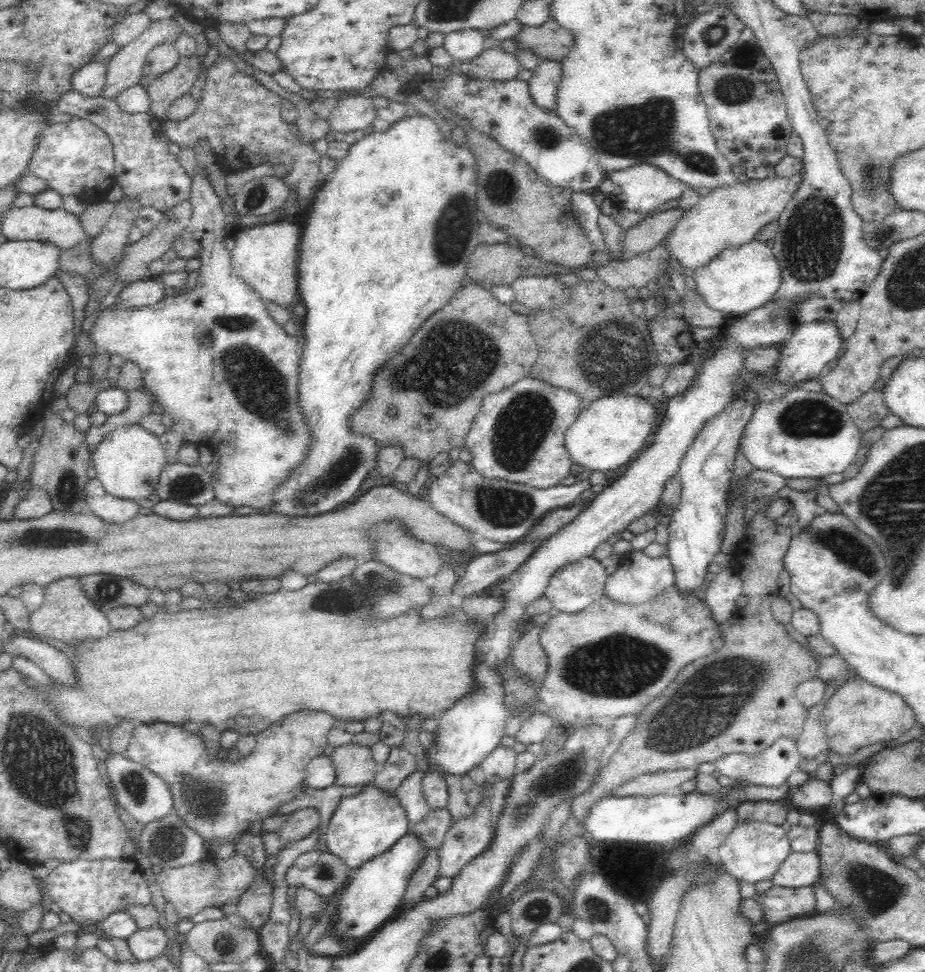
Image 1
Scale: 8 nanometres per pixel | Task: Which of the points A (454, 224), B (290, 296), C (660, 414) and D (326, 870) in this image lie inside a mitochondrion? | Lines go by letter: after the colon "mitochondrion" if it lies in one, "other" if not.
A: mitochondrion
B: other
C: other
D: mitochondrion

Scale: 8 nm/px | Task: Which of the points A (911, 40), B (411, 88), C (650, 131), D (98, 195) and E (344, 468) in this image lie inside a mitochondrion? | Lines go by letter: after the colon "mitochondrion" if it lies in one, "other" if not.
A: other
B: other
C: mitochondrion
D: other
E: mitochondrion

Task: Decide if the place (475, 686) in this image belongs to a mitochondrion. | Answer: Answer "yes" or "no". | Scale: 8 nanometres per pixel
no

